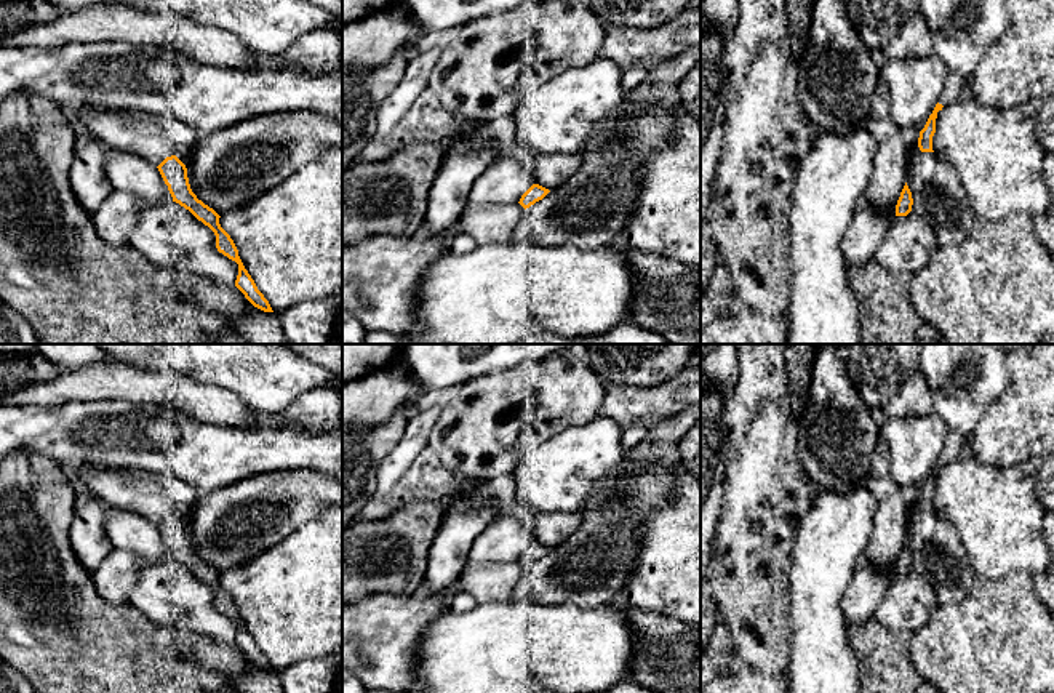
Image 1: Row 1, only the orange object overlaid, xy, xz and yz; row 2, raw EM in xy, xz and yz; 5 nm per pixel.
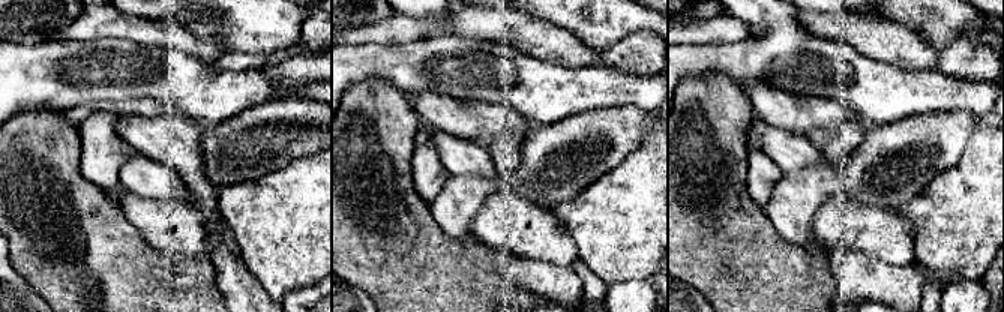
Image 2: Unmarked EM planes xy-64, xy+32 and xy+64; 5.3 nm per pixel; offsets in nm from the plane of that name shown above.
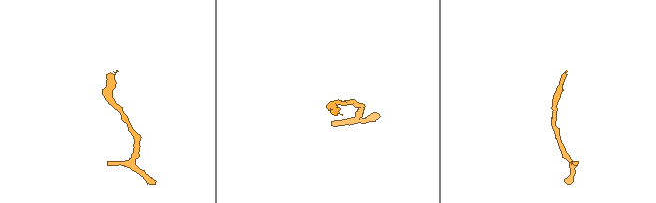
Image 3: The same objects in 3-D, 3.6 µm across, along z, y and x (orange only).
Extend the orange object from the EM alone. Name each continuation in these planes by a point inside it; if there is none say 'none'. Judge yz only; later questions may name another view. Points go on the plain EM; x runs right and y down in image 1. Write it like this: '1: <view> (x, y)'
1: yz (965, 380)

